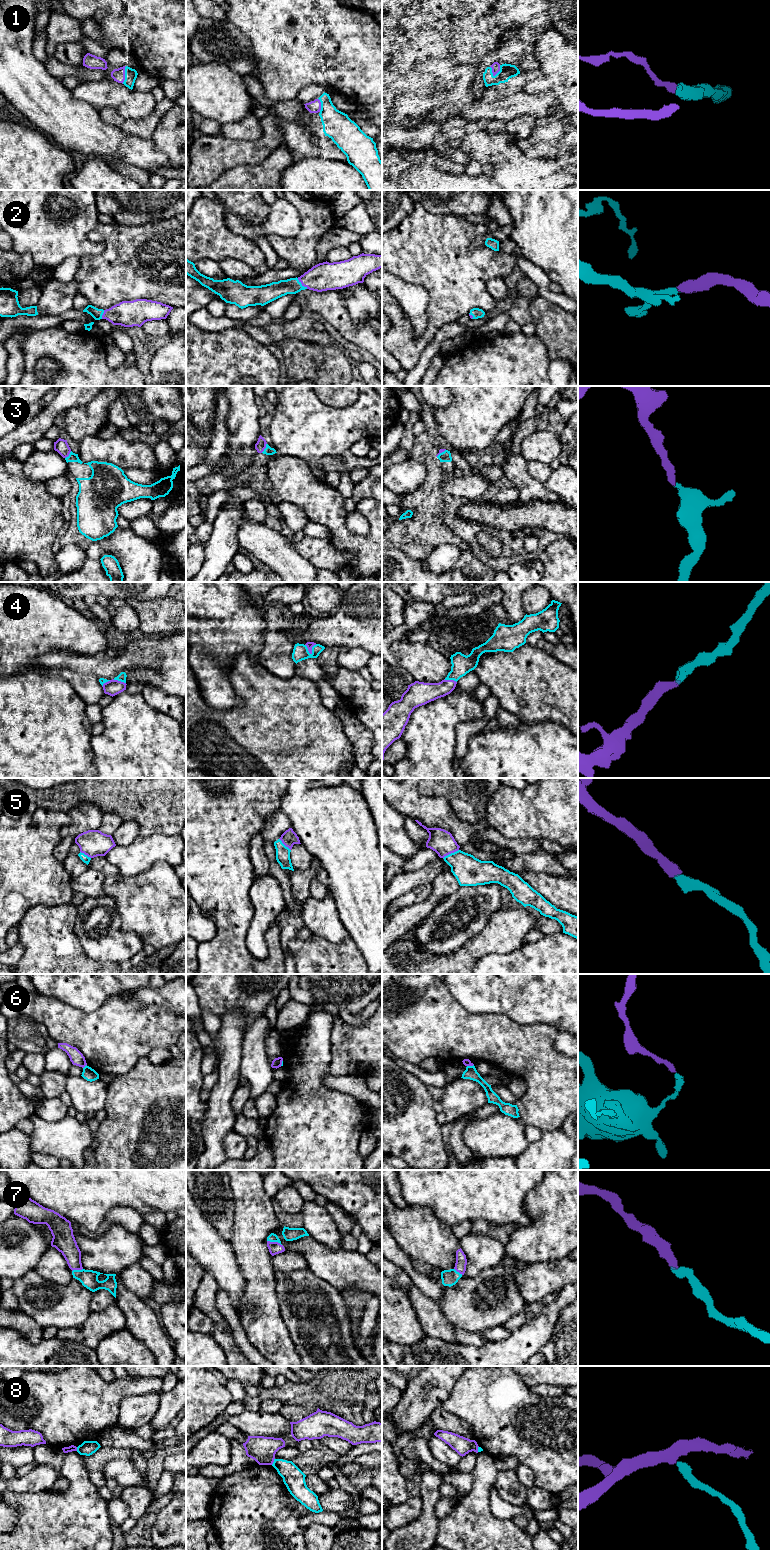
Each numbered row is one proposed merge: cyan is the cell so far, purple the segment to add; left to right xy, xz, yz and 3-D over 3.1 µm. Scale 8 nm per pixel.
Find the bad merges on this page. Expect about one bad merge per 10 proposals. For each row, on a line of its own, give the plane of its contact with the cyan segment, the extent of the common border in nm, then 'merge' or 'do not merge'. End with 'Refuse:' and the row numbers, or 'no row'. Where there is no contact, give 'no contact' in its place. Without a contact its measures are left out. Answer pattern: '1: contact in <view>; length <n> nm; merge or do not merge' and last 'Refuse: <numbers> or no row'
1: contact in yz; length 110 nm; merge
2: contact in xz; length 120 nm; merge
3: contact in xz; length 90 nm; merge
4: contact in xz; length 100 nm; merge
5: contact in yz; length 150 nm; merge
6: contact in xy; length 50 nm; do not merge
7: contact in xz; length 130 nm; merge
8: contact in xz; length 60 nm; do not merge
Refuse: 6, 8

